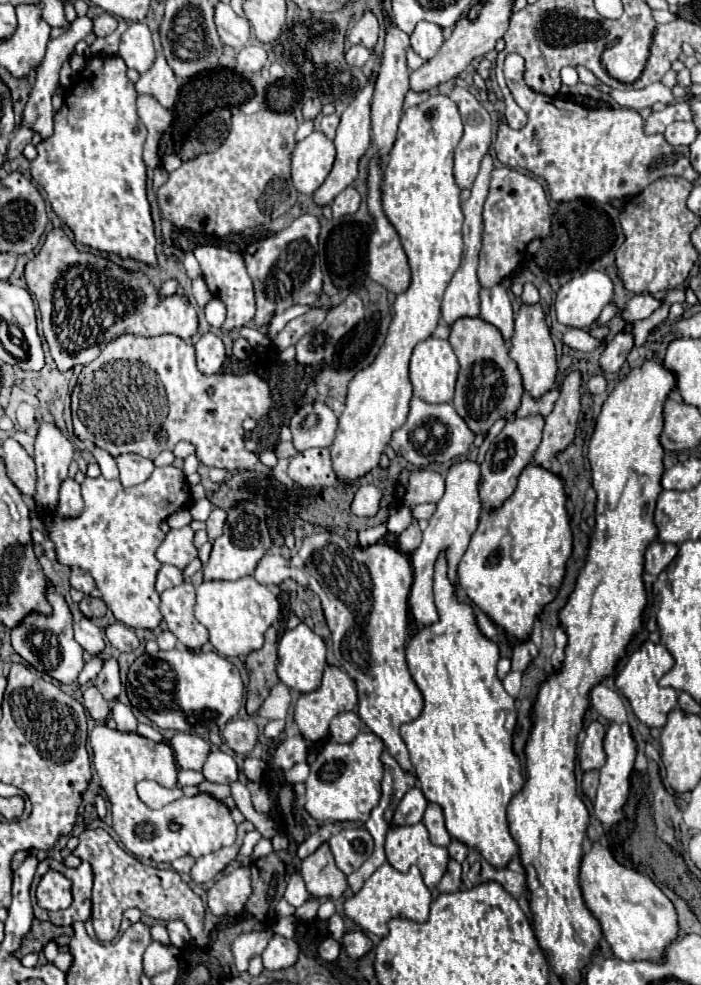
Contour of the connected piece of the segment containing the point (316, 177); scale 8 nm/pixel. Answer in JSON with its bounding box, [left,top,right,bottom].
[292,131,336,195]

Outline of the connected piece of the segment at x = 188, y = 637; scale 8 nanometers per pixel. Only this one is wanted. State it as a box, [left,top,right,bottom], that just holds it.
[160,583,208,651]

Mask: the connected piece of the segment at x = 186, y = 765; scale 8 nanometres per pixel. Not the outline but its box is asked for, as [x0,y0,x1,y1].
[170,733,210,771]

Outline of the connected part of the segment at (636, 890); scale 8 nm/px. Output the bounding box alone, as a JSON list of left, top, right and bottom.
[580,843,678,961]

